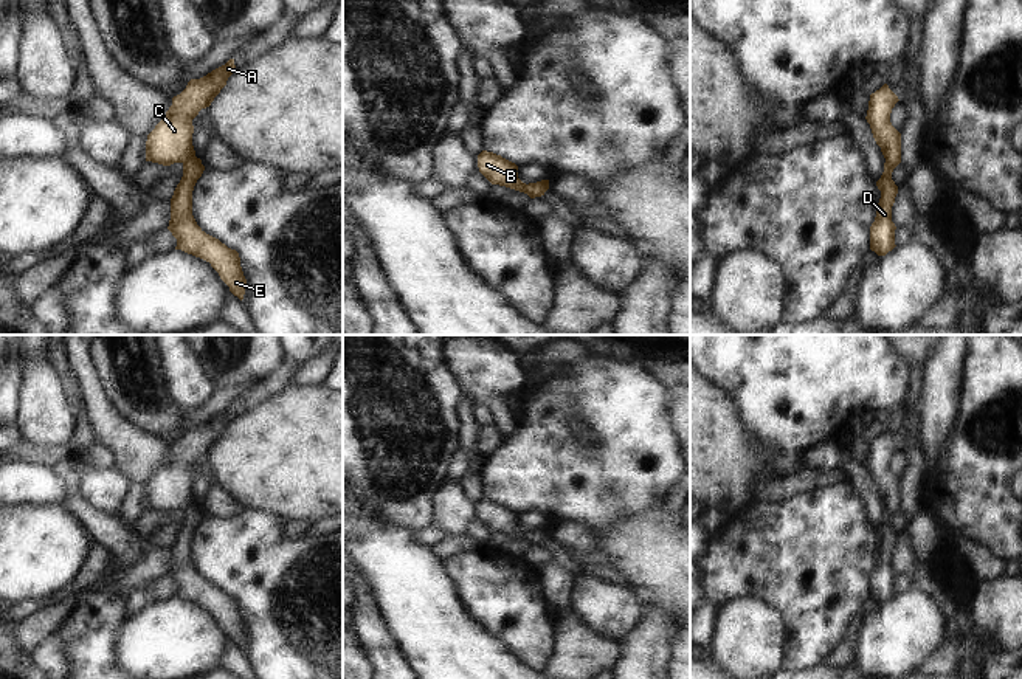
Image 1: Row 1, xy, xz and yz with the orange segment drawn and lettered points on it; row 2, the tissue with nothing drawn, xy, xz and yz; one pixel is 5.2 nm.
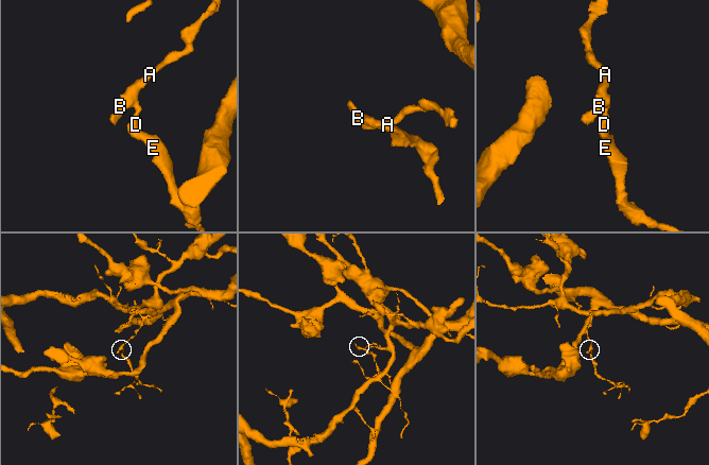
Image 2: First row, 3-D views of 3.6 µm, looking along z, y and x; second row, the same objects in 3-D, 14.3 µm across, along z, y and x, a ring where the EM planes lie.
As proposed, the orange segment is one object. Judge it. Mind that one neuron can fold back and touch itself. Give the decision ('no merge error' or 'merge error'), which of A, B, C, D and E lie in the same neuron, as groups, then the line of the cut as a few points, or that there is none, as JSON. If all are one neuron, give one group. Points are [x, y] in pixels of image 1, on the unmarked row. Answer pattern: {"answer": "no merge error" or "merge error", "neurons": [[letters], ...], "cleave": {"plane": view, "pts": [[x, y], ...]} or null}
{"answer": "no merge error", "neurons": [["A", "B", "C", "D", "E"]], "cleave": null}

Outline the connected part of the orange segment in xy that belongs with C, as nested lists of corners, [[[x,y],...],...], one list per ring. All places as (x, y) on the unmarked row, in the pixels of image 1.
[[[230,406],[206,423],[191,426],[186,436],[172,445],[172,453],[164,465],[147,482],[146,508],[163,513],[183,512],[183,524],[171,546],[171,567],[167,574],[177,586],[175,597],[209,609],[230,634],[230,639],[242,648],[247,626],[240,614],[239,600],[206,581],[192,563],[192,538],[205,518],[192,493],[192,467],[202,456],[211,453],[234,419],[234,406]]]

